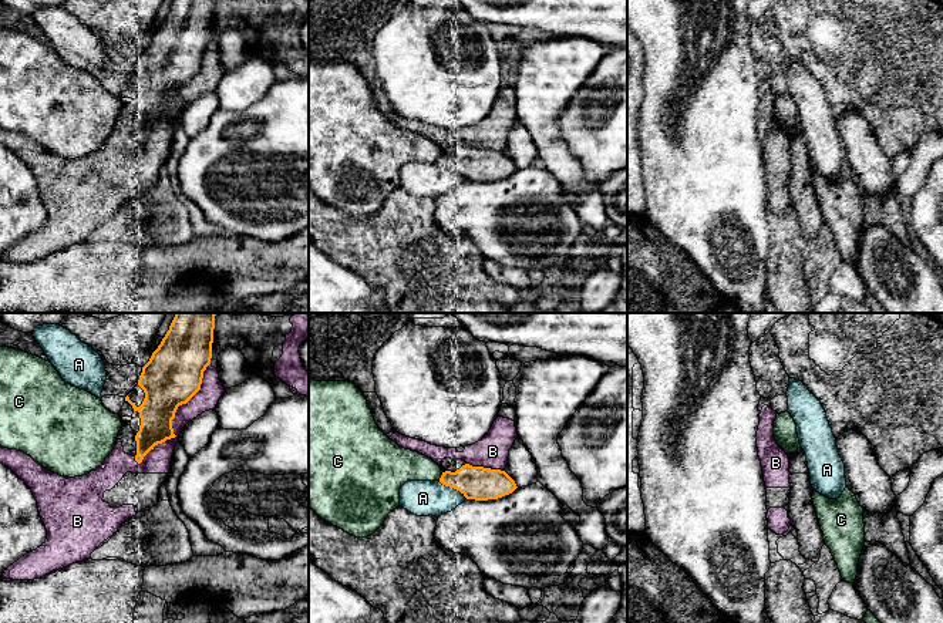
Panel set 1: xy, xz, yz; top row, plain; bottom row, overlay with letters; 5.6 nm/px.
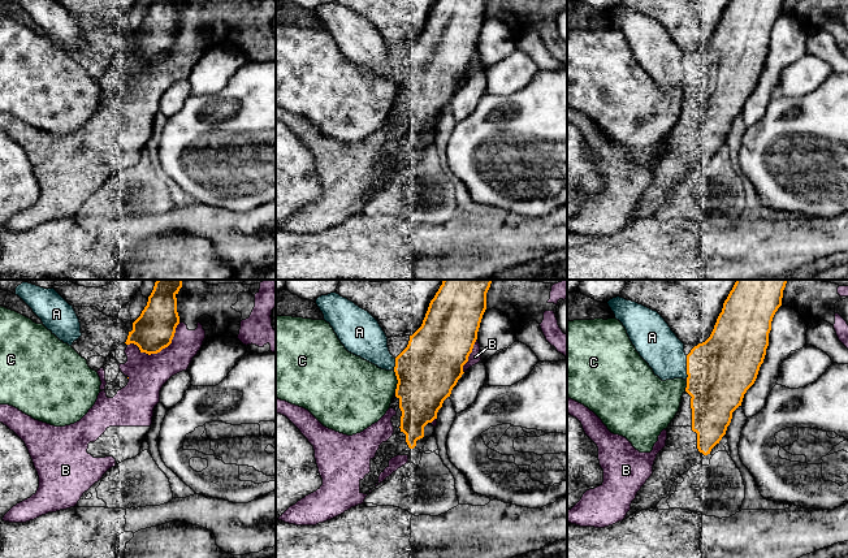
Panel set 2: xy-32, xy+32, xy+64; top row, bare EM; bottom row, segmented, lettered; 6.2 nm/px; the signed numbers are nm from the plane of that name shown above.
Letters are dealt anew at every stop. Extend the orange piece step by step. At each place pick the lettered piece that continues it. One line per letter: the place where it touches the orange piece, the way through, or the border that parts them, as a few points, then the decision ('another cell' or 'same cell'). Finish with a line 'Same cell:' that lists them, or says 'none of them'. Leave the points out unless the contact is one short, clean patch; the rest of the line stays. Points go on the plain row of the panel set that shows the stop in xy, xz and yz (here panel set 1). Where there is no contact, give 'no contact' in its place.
A: xz (453, 168) | another cell
B: xy (174, 98) | another cell
C: xz (441, 157) | another cell
Same cell: none of them

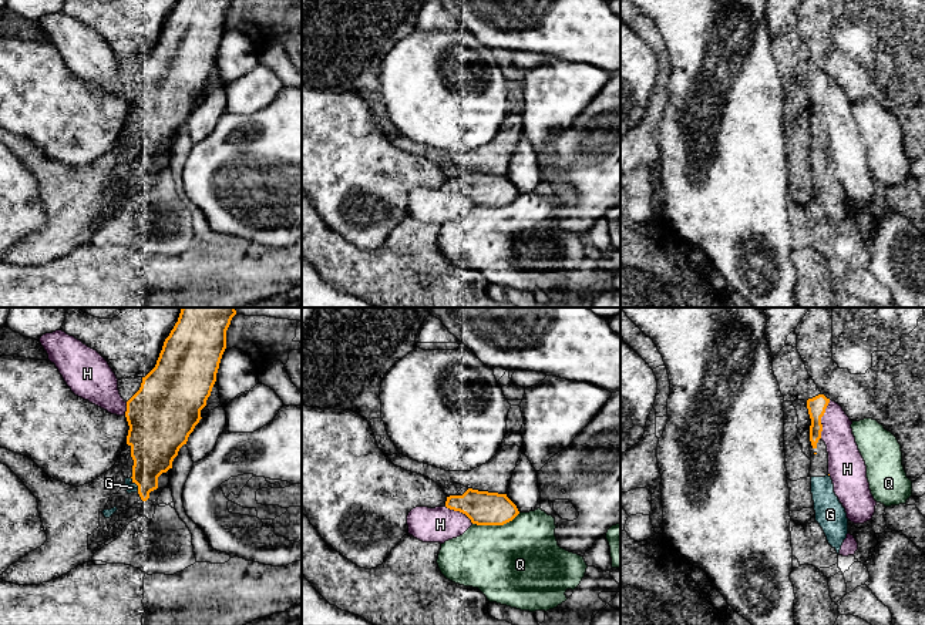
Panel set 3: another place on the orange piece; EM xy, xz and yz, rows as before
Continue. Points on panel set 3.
G: xy (135, 164) | same cell
H: yz (820, 100) | another cell
Q: xz (495, 205) | another cell
Same cell: G

